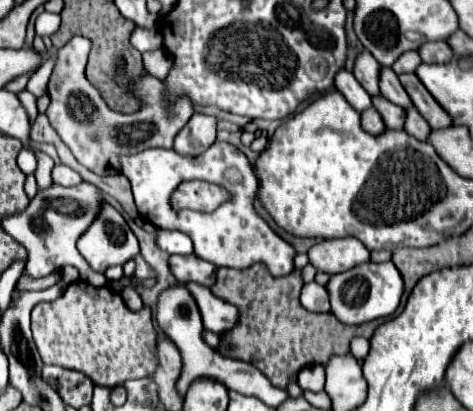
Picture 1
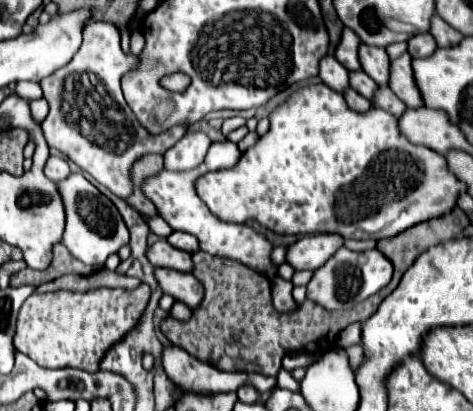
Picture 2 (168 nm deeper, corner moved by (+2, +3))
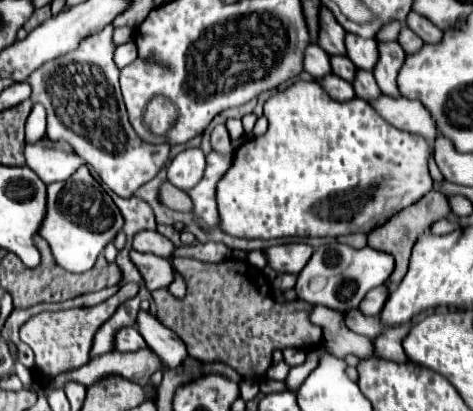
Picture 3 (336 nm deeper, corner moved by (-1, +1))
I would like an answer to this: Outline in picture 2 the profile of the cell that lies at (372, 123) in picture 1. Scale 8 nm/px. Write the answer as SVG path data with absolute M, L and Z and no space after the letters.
M345 89L345 91L343 91L343 97L345 97L347 105L349 105L353 111L359 111L359 113L363 113L363 111L371 109L371 101L369 101L369 99L365 99L363 95L355 93L353 89Z

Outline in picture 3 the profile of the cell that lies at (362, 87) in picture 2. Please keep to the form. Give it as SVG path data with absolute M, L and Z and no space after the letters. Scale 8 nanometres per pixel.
M332 57L332 71L334 71L334 75L352 83L356 79L358 69L354 67L354 63L350 63L348 57Z

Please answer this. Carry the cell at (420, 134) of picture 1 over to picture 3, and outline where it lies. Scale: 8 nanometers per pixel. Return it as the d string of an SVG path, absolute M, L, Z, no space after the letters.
M358 71L358 79L354 81L354 91L356 91L356 97L360 97L368 103L376 101L382 95L382 91L378 89L378 83L370 71Z

